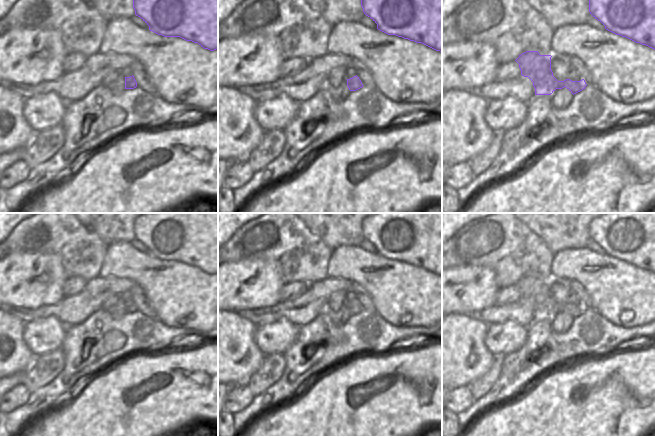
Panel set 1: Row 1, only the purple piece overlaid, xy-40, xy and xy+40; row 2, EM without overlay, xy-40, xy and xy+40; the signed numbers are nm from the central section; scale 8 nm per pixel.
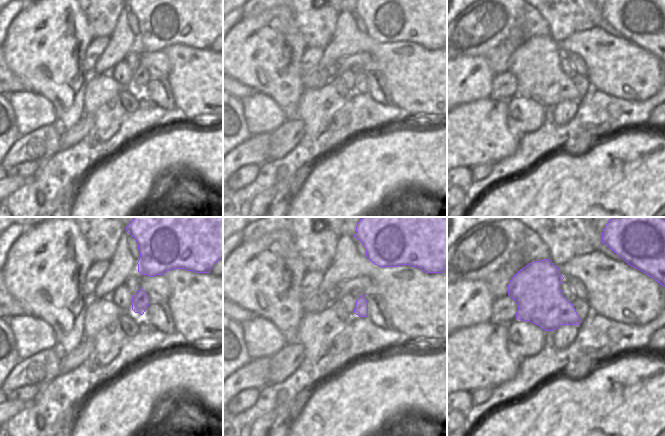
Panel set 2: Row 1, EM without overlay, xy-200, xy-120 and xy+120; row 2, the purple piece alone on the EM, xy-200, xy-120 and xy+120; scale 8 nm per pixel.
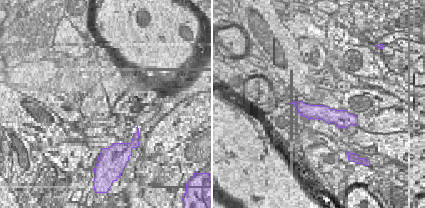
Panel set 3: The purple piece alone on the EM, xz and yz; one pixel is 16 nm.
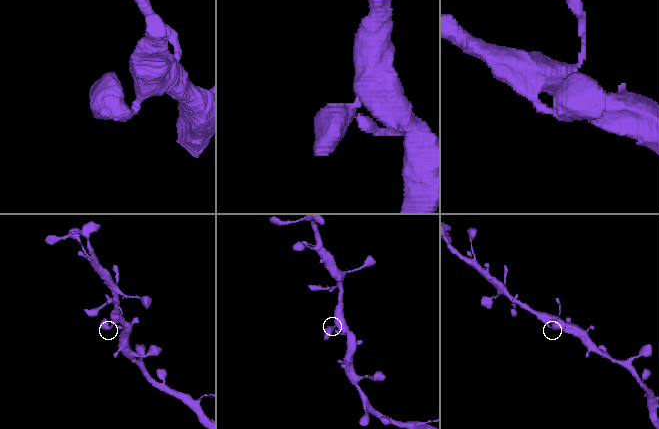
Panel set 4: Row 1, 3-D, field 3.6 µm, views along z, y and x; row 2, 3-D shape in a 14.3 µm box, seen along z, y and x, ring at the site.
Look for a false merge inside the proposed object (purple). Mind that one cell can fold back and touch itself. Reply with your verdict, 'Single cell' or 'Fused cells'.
Single cell

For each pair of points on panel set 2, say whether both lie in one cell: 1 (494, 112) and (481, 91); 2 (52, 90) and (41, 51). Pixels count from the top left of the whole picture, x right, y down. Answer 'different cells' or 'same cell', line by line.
1: different cells
2: same cell

